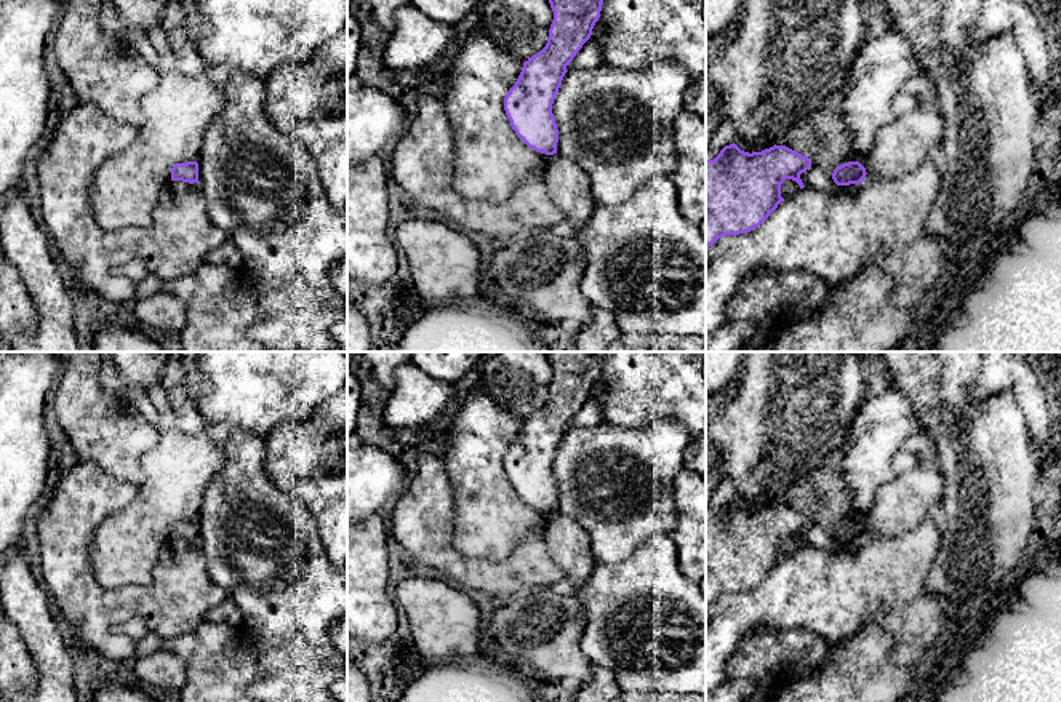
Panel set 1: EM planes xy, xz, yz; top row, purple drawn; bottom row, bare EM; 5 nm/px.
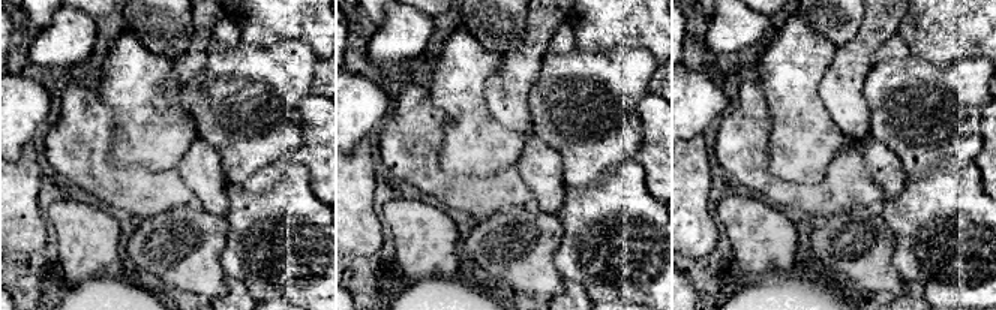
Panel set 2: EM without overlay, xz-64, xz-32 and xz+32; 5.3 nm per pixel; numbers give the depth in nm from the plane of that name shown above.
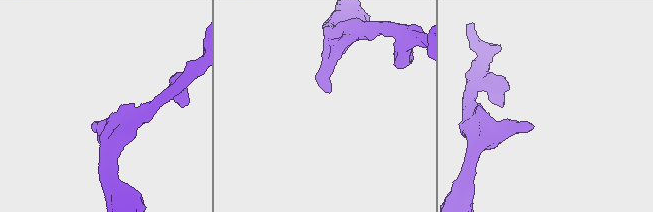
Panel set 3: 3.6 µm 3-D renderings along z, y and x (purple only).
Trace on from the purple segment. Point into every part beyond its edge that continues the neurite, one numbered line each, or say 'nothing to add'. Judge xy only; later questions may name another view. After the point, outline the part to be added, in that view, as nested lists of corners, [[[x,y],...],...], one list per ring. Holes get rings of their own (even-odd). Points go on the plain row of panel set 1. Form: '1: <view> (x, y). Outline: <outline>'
nothing to add

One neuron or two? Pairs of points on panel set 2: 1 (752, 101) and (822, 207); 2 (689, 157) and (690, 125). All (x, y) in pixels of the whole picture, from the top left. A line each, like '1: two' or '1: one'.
1: one
2: two

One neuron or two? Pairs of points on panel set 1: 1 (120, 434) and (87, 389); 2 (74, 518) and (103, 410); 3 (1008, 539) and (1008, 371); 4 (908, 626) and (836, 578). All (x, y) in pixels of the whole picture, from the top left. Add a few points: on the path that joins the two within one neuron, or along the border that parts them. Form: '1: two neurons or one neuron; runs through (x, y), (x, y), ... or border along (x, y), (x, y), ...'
1: one neuron; runs through (109, 426), (87, 400)
2: two neurons; border along (79, 461), (93, 461), (122, 482)
3: two neurons; border along (973, 402), (981, 402), (1010, 389), (1026, 421)
4: one neuron; runs through (892, 606), (874, 589), (855, 589)

